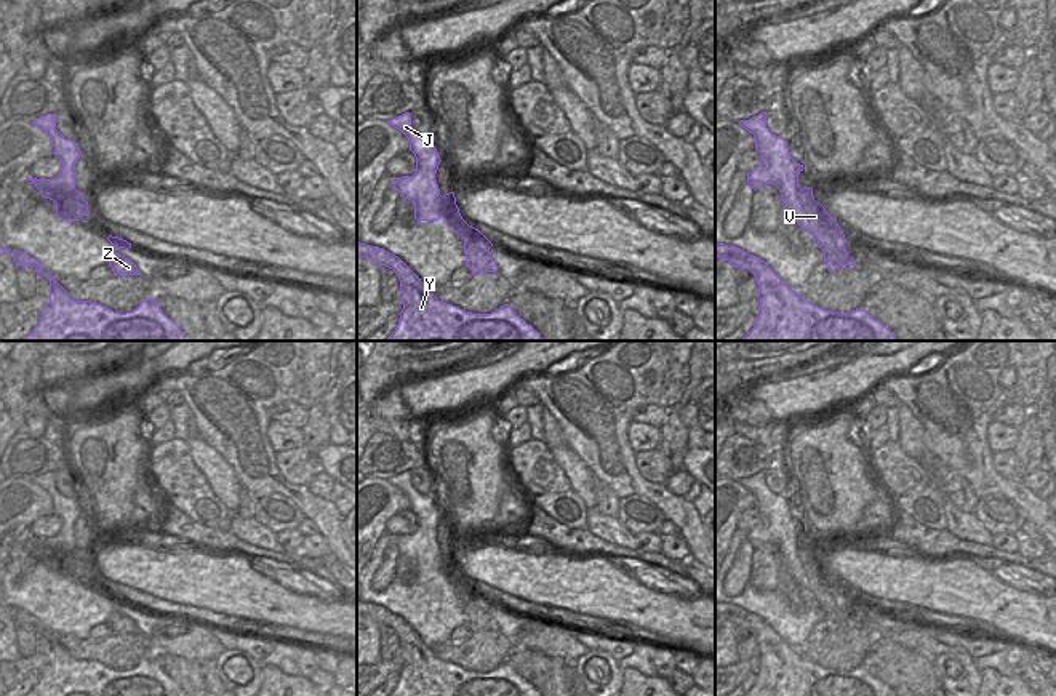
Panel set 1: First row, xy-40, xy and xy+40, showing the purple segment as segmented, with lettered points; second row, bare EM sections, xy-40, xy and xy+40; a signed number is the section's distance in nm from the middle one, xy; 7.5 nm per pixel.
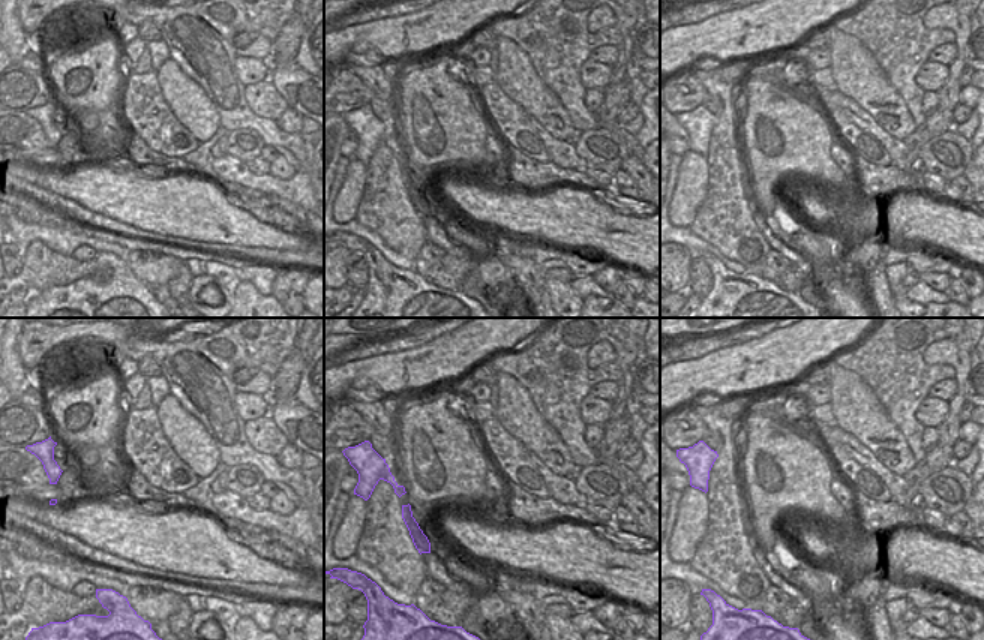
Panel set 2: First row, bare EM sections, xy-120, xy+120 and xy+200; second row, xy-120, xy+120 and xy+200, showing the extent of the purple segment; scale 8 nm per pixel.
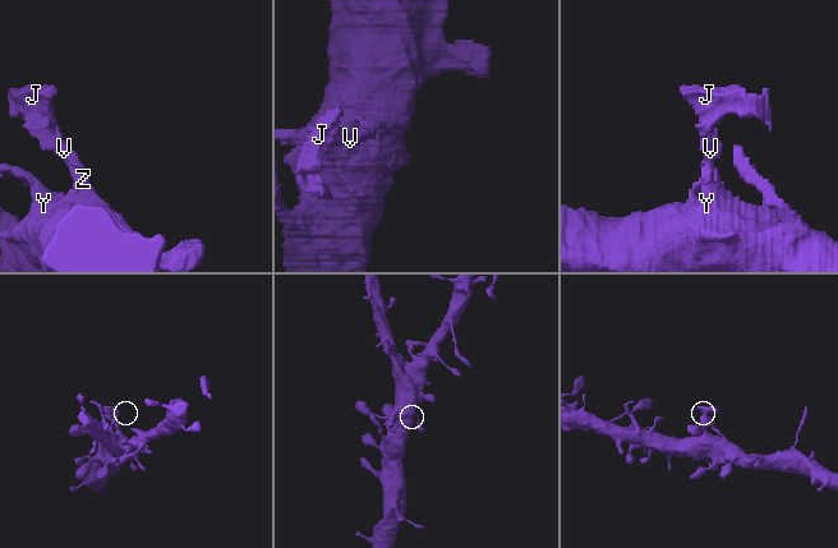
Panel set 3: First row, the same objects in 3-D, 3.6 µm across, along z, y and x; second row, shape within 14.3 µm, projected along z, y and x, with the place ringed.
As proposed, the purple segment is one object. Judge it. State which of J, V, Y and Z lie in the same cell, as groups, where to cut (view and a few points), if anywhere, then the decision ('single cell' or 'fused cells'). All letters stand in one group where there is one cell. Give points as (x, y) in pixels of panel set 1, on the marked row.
J V Y Z | no cut | single cell

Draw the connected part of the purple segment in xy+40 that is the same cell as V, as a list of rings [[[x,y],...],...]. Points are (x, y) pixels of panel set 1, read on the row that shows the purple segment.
[[[766,112],[741,120],[739,125],[754,134],[755,149],[762,155],[762,163],[747,174],[752,189],[757,190],[765,184],[779,189],[784,208],[818,242],[830,272],[840,266],[854,266],[843,246],[846,238],[838,222],[814,200],[811,187],[798,187],[798,174],[805,168],[790,157],[787,141],[766,128]]]

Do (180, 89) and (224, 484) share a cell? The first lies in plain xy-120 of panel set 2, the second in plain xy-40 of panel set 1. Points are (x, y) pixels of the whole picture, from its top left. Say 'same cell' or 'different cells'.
same cell

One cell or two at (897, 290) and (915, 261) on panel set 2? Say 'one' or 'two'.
two

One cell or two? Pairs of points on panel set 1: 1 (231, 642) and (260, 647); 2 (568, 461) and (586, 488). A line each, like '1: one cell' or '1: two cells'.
1: one cell
2: one cell

